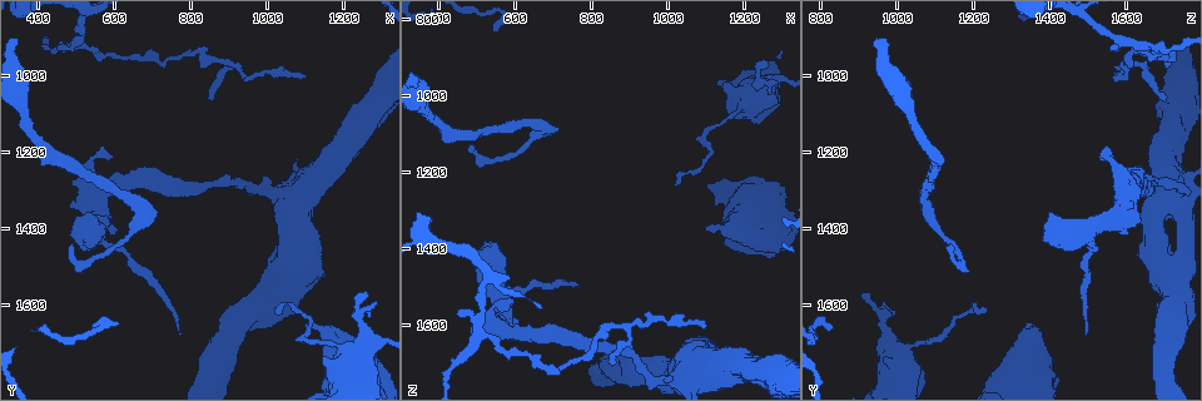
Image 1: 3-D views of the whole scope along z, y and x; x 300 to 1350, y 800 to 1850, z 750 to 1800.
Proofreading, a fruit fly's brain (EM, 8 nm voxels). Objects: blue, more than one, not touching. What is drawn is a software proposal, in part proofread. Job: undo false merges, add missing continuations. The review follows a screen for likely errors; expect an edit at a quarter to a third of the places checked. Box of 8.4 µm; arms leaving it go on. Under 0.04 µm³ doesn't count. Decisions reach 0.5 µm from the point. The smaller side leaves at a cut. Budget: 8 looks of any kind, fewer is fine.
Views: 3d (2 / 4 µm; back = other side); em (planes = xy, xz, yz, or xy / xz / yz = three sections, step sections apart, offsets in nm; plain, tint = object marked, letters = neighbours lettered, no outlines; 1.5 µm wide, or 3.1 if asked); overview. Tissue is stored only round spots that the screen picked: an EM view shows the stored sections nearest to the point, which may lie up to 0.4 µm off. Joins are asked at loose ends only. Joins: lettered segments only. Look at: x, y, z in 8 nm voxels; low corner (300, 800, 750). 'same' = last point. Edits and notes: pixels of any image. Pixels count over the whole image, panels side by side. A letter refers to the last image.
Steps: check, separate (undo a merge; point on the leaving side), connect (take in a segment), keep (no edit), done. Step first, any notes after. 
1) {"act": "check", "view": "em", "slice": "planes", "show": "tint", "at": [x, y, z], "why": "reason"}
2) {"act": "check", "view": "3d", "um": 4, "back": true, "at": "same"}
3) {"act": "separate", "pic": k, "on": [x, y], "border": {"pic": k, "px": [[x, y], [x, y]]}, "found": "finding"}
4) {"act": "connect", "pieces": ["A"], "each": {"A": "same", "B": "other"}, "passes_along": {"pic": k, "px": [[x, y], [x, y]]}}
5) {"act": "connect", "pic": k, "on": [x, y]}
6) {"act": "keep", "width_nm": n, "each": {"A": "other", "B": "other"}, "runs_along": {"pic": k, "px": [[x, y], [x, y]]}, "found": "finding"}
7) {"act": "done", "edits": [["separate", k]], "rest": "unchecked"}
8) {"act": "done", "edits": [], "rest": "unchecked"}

{"act": "check", "view": "3d", "um": 4, "at": [1145, 1730, 970], "why": "free end"}

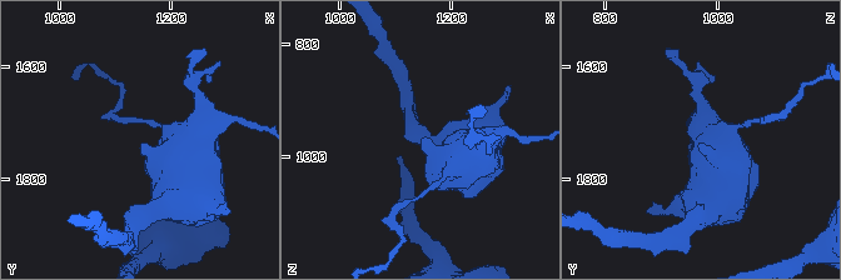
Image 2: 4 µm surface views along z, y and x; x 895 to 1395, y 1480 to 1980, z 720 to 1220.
{"act": "check", "view": "em", "slice": "planes", "show": "letters", "at": [1155, 1730, 965]}

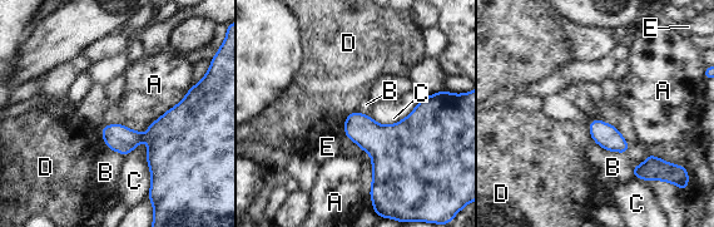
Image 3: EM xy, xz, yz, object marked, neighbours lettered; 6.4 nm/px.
{"act": "keep", "each": {"A": "other", "B": "other", "C": "other", "D": "other", "E": "other"}, "border": {"pic": 3, "px": [[588, 124], [591, 137]]}, "found": "no lettered segment goes on from it"}

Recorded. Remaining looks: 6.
{"act": "check", "view": "3d", "um": 4, "back": true, "at": [1095, 1655, 1355], "why": "branch stops here"}

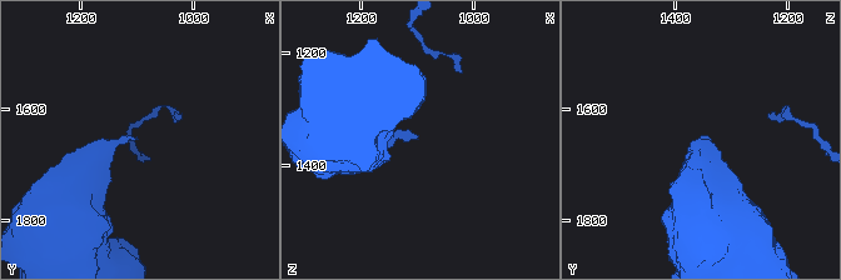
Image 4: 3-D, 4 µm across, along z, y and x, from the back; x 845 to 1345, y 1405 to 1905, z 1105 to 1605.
{"act": "check", "view": "em", "slice": "yz", "step": 8, "show": "letters", "at": [1105, 1655, 1350]}

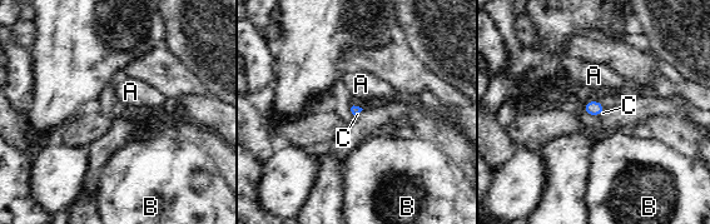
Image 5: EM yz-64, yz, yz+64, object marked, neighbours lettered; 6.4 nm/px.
{"act": "check", "view": "em", "slice": "planes", "show": "letters", "at": "same"}

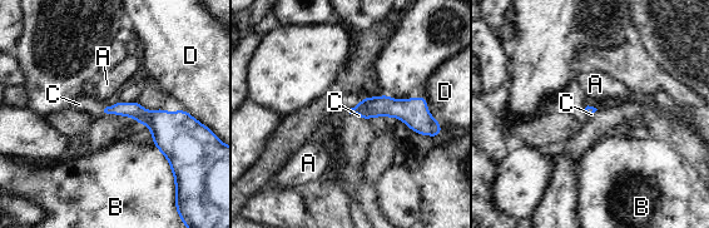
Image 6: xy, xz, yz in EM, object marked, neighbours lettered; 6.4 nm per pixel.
{"act": "connect", "pieces": ["C"], "each": {"A": "other", "B": "other", "C": "same", "D": "other"}, "passes_along": {"pic": 6, "px": [[134, 109], [104, 110], [83, 104]]}, "found": "it goes on there"}

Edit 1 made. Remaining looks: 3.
{"act": "check", "view": "em", "slice": "xy", "step": 4, "show": "letters", "at": [595, 1210, 1545]}

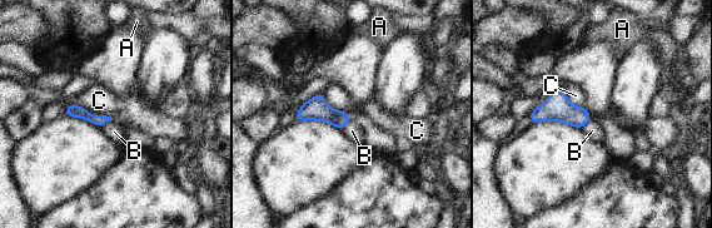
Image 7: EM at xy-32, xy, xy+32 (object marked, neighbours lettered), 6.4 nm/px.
{"act": "keep", "each": {"A": "other", "B": "other", "C": "other"}, "border": {"pic": 7, "px": [[111, 120], [101, 128]]}, "found": "no lettered segment goes on from it"}

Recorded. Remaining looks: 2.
{"act": "done", "edits": [["connect", 6]], "rest": "unchecked"}

